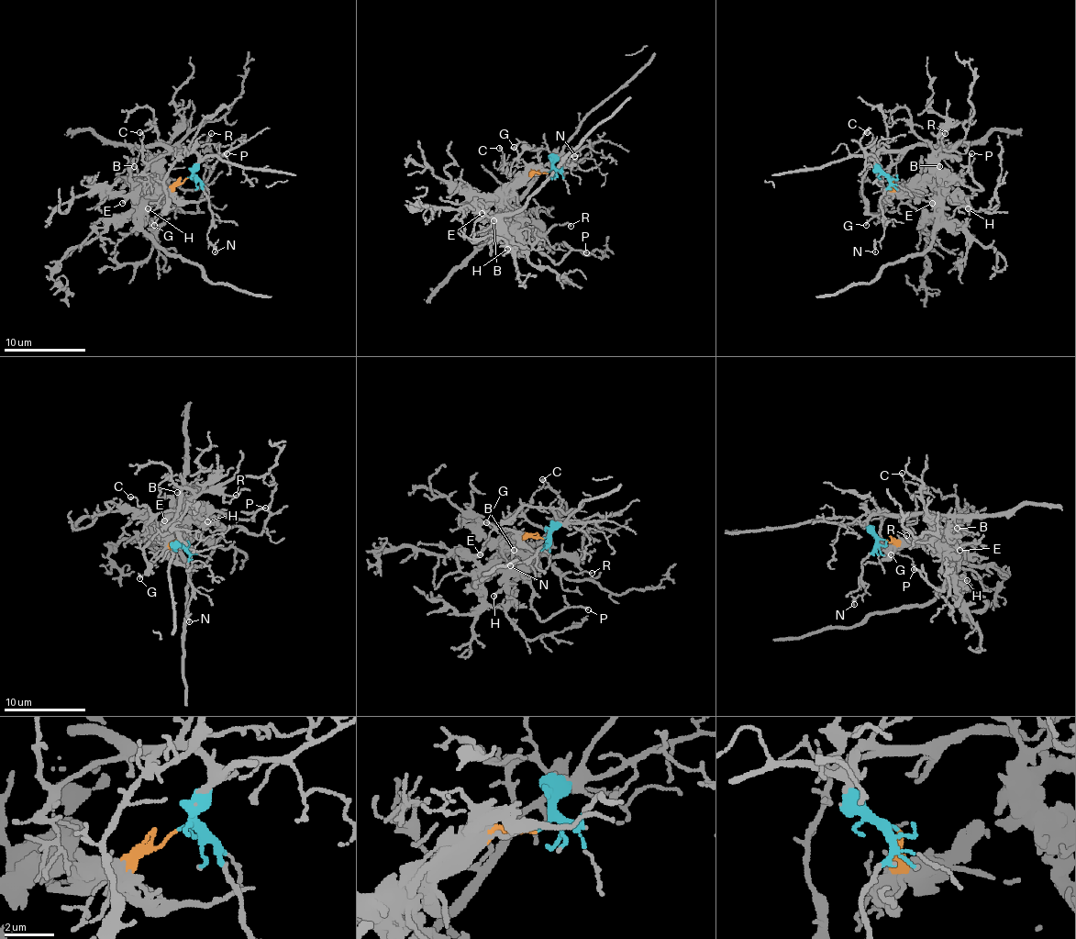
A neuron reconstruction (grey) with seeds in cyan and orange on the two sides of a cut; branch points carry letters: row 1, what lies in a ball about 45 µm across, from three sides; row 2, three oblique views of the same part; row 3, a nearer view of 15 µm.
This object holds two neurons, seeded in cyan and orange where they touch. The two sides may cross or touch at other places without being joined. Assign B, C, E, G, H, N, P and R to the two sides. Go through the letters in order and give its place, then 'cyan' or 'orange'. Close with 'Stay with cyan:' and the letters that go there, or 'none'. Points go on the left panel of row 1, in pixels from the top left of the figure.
B: place (134, 166); orange
C: place (139, 132); cyan
E: place (122, 203); orange
G: place (154, 225); cyan
H: place (148, 208); orange
N: place (215, 251); cyan
P: place (227, 153); orange
R: place (211, 133); orange
Stay with cyan: C, G, N

